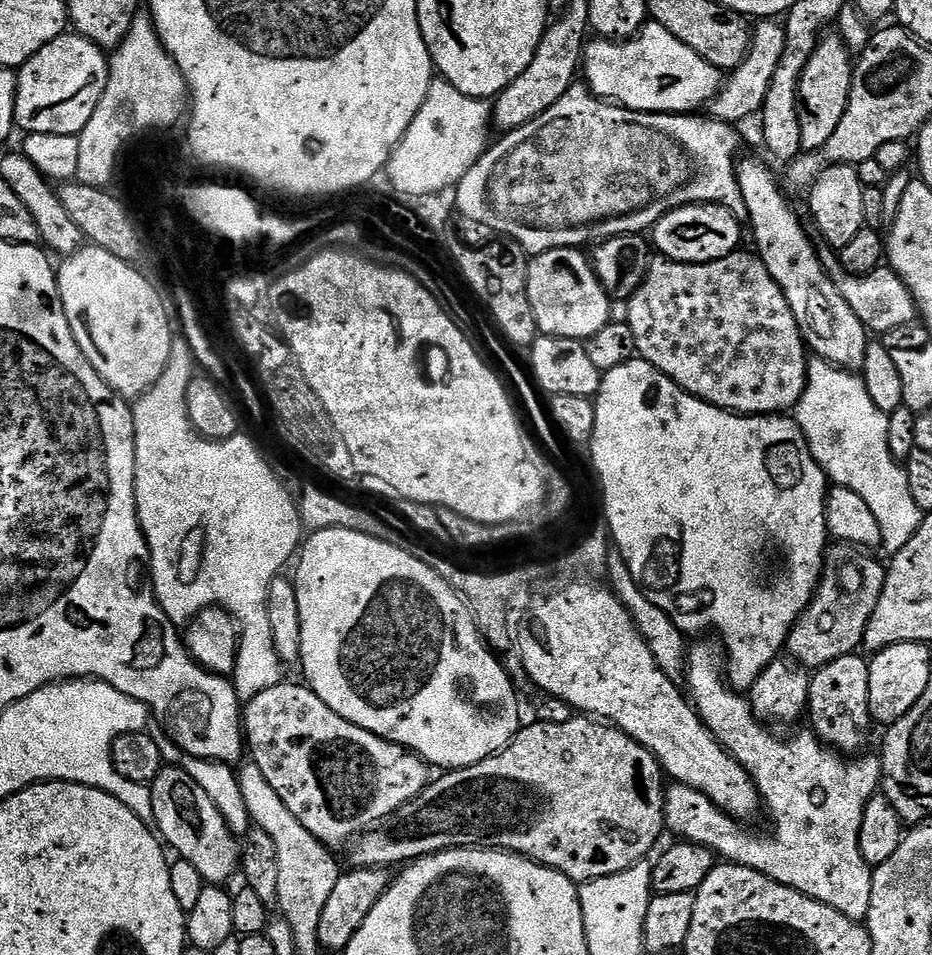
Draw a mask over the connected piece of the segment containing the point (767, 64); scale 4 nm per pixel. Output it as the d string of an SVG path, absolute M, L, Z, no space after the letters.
M764 18L760 24L751 29L748 52L737 68L727 73L726 79L720 85L720 91L712 99L710 105L711 119L721 120L724 123L738 124L747 116L755 117L764 104L766 90L774 76L774 70L782 56L784 49L784 29L775 19Z

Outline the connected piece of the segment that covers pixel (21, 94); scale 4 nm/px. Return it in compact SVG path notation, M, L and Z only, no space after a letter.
M65 34L54 38L52 42L42 46L40 50L18 70L16 78L16 118L14 121L21 133L27 134L66 134L79 136L86 122L90 122L90 114L94 114L94 106L102 96L102 90L108 81L109 57L105 49L99 48L92 40L79 34Z

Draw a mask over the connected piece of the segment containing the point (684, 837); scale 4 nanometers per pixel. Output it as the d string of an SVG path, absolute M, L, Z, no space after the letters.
M693 643L689 647L686 692L700 716L700 721L708 727L713 738L748 771L750 778L756 783L763 807L772 815L772 832L751 832L748 829L751 827L714 806L714 802L710 802L706 794L677 783L673 783L664 793L664 822L667 831L673 832L676 835L673 837L681 841L697 844L699 848L708 848L721 861L758 870L766 878L790 886L838 910L838 914L846 914L846 918L867 921L874 868L866 862L866 858L862 858L860 831L862 814L882 784L880 756L860 754L849 758L823 744L811 730L800 732L789 740L775 736L771 727L756 719L751 703L745 697L743 700L740 697L743 695L728 683L721 653L718 650L717 652L708 644Z

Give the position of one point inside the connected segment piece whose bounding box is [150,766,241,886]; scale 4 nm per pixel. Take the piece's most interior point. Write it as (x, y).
(193, 826)

